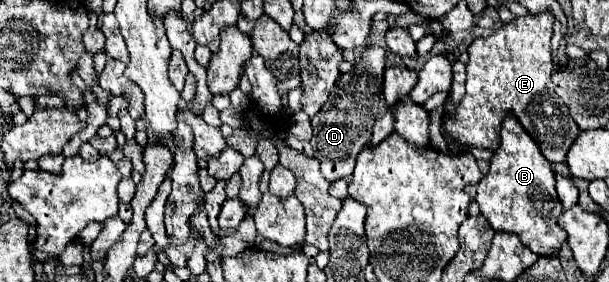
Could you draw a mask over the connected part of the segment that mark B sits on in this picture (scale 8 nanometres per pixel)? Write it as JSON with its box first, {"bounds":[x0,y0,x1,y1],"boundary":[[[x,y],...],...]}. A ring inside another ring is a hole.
{"bounds":[465,114,565,256],"boundary":[[[507,114],[501,126],[501,144],[493,152],[491,168],[475,186],[467,186],[465,192],[479,204],[483,216],[493,230],[515,232],[521,242],[539,256],[557,254],[565,236],[565,230],[557,226],[557,218],[563,206],[555,192],[555,172],[541,154],[537,142],[521,126],[521,122]]]}

